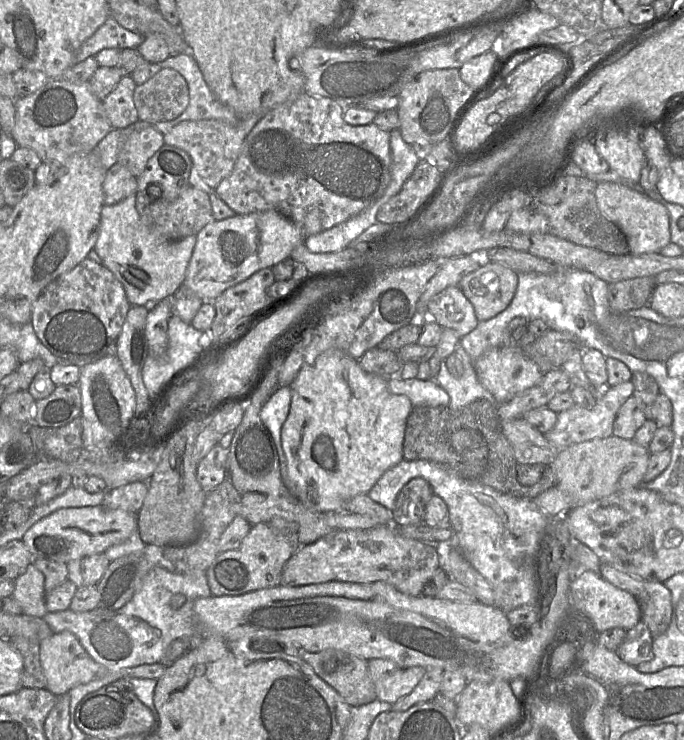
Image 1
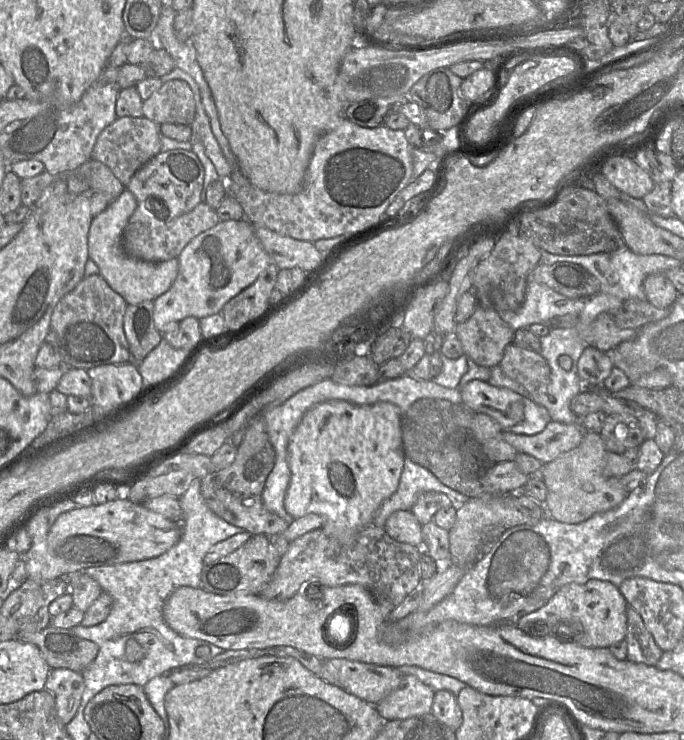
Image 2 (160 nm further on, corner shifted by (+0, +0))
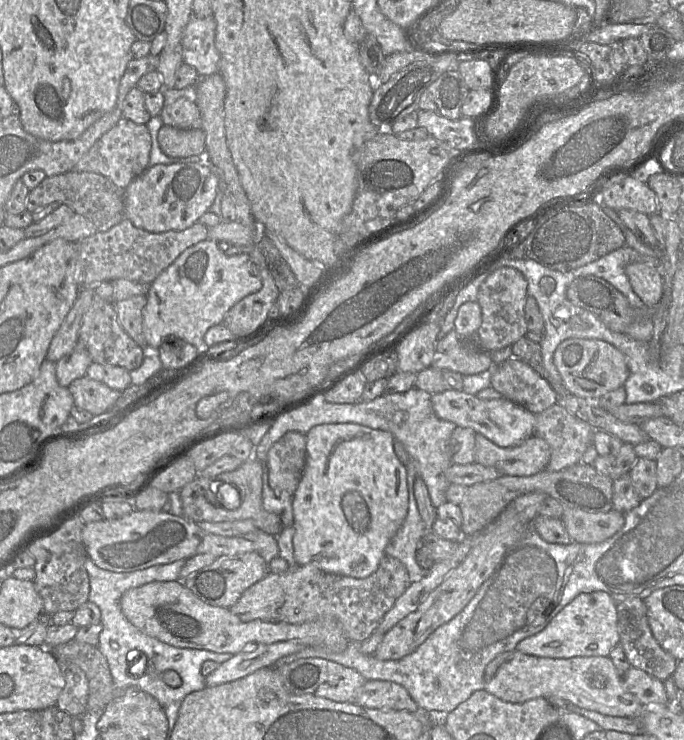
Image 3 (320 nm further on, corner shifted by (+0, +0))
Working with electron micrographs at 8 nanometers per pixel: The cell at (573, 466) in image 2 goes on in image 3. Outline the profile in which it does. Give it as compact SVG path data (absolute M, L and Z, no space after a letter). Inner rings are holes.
M565 507L561 521L575 542L600 543L622 529L625 513L614 509L608 512L592 513Z

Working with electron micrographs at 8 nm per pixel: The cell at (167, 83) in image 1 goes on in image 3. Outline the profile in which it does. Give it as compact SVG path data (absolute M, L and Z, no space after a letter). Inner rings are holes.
M181 97L165 105L159 114L165 126L180 129L201 129L202 120L195 101Z

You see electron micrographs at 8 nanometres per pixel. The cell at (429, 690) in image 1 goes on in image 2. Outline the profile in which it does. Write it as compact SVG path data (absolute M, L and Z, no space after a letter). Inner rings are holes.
M405 676L401 684L374 705L384 721L405 720L432 711L435 691L416 676Z

